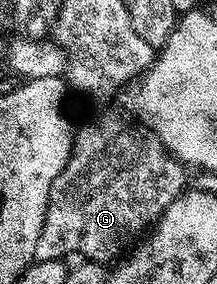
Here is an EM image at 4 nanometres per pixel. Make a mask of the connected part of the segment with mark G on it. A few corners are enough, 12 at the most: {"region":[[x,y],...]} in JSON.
{"region":[[122,120],[75,131],[35,261],[121,257],[187,169]]}

